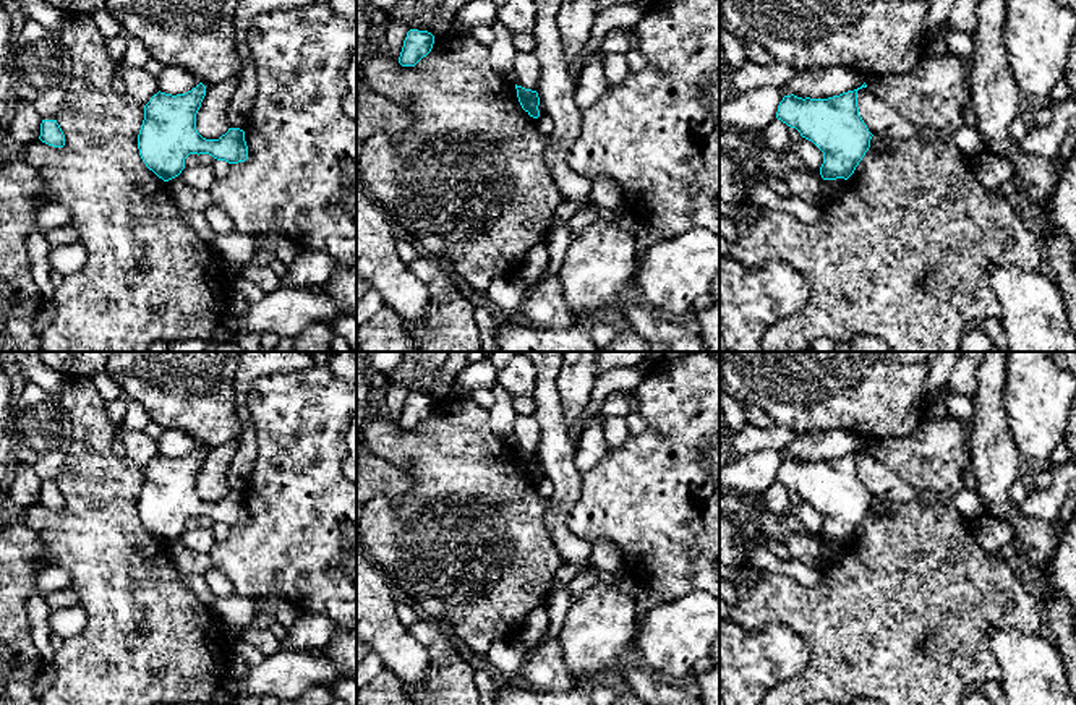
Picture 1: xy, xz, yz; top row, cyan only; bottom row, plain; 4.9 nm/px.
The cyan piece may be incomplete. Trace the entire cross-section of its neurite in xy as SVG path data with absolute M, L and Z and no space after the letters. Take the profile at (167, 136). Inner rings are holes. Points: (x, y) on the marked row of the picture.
M199 83L185 94L157 92L144 105L144 120L138 135L143 162L159 178L169 182L181 173L190 154L209 154L228 164L245 162L248 146L245 131L228 128L219 139L206 139L196 130L196 113L206 96Z

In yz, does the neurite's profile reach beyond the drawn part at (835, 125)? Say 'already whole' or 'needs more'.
already whole

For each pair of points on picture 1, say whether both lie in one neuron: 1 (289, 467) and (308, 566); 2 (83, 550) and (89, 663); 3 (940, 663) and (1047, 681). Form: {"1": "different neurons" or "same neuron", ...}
{"1": "same neuron", "2": "same neuron", "3": "different neurons"}

